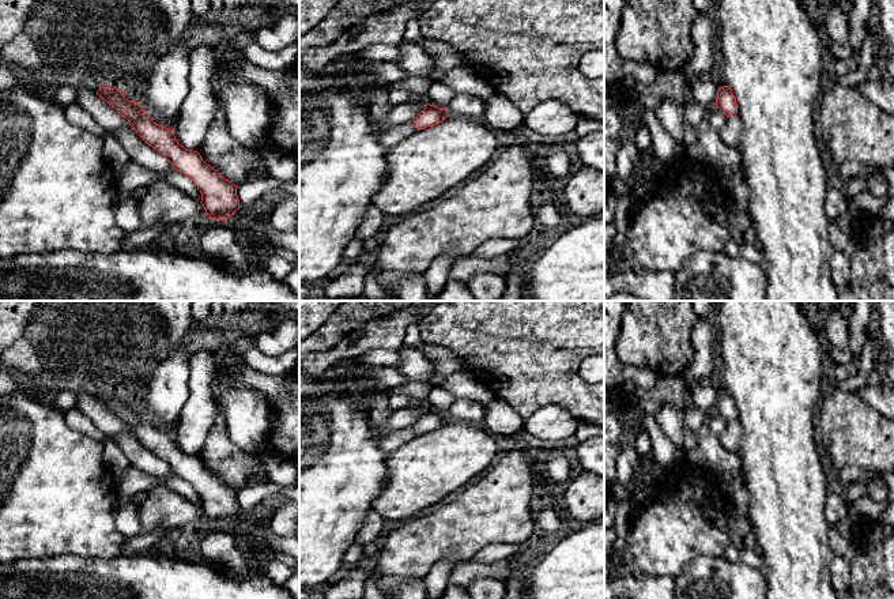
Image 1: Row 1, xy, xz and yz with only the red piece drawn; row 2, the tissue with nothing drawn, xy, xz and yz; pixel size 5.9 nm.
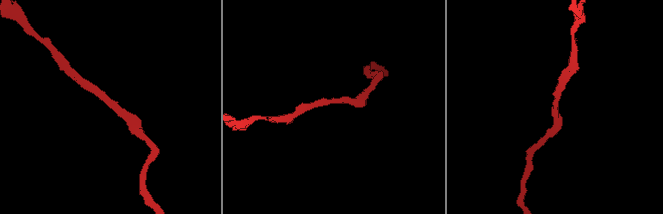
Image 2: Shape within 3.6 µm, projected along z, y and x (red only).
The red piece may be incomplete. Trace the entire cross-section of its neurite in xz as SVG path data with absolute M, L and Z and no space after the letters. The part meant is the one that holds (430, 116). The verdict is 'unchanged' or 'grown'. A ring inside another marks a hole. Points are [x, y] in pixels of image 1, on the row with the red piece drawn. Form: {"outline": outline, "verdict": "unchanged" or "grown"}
{"outline": "M427 103L411 123L419 131L442 123L448 116L446 109Z", "verdict": "unchanged"}

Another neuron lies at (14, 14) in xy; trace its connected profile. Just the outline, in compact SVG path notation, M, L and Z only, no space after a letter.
M0 0L0 49L20 34L42 0Z

